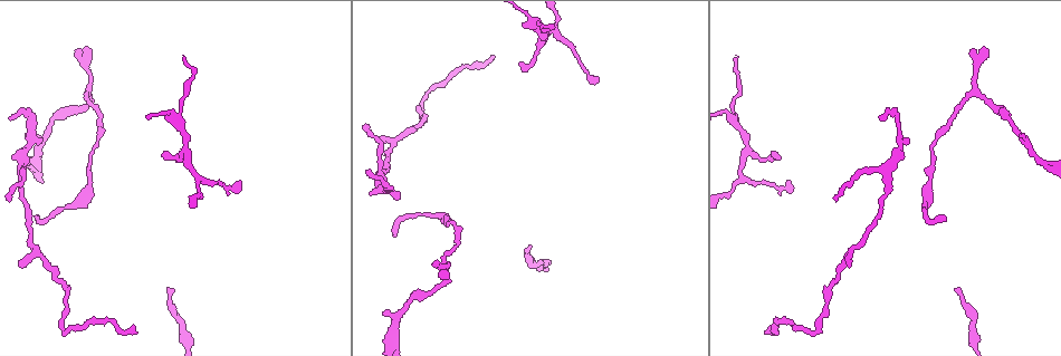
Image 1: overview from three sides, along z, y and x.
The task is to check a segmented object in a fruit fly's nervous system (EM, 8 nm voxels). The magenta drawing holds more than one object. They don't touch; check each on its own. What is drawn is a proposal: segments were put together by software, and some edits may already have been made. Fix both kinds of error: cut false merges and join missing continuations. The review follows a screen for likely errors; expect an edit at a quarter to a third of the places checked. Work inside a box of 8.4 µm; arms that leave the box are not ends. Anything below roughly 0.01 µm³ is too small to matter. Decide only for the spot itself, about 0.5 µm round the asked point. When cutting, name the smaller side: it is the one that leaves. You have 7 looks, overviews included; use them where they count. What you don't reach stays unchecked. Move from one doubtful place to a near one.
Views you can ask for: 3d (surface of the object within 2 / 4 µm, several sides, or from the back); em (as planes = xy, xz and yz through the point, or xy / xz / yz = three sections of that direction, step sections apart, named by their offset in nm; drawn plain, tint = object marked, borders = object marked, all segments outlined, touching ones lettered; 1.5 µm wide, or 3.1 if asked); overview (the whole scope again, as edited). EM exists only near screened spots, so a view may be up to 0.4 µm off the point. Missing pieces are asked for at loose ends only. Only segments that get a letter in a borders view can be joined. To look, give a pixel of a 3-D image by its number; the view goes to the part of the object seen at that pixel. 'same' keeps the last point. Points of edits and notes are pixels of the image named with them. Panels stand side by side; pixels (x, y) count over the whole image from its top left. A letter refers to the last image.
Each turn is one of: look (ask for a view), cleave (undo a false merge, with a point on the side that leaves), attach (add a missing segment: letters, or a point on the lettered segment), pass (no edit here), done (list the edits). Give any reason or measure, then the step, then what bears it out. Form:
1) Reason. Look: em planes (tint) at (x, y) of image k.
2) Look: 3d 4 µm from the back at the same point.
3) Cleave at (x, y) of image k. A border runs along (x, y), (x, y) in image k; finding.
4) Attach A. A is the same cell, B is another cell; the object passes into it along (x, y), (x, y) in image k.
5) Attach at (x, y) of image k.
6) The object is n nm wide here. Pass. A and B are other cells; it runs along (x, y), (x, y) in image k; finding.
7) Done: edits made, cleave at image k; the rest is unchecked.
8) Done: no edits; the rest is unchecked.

Thin end. Look: em planes (borders) at (184, 58) of image 1.

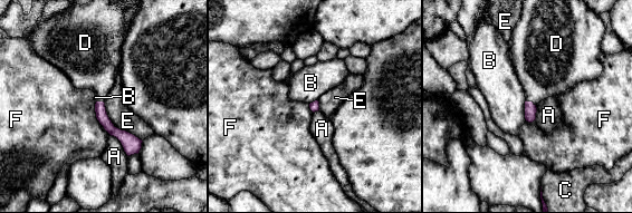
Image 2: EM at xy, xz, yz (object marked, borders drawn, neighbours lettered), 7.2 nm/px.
Attach D. D is the same cell, A, B, C, E and F are other cells; the neuron continues.

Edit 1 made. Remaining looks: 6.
Tapers out. Look: em planes (borders) at (23, 264) of image 1.

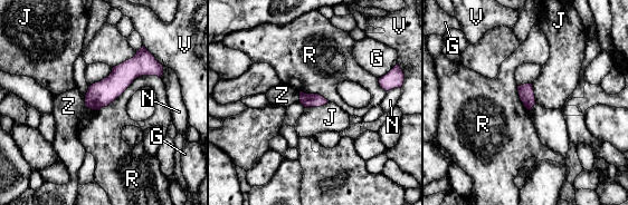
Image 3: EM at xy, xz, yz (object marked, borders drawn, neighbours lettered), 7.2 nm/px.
The object is 100 nm wide here. Pass. G, J, N, R, V and Z are other cells; it runs along (158, 67), (130, 69), (88, 105) in image 3; no lettered segment goes on from it.

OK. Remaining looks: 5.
Tapers out. Look: 3d 4 µm at (384, 311) of image 1.

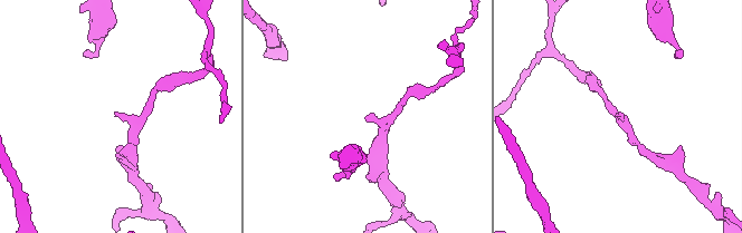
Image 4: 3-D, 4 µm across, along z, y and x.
Now the EM. Look: em planes (borders) at (365, 118) of image 4.

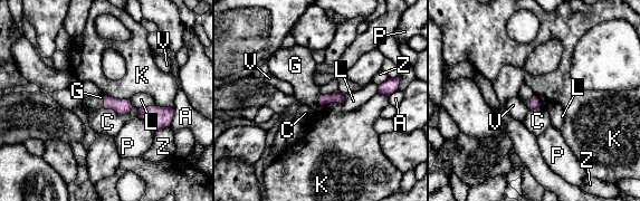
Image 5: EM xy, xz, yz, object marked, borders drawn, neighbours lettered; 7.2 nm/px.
Attach G. G is the same cell, A, C, K, L, P, V and Z are other cells; the neuron continues.

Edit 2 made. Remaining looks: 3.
Done: edits made, attach at image 2, attach at image 5; the rest is unchecked.

